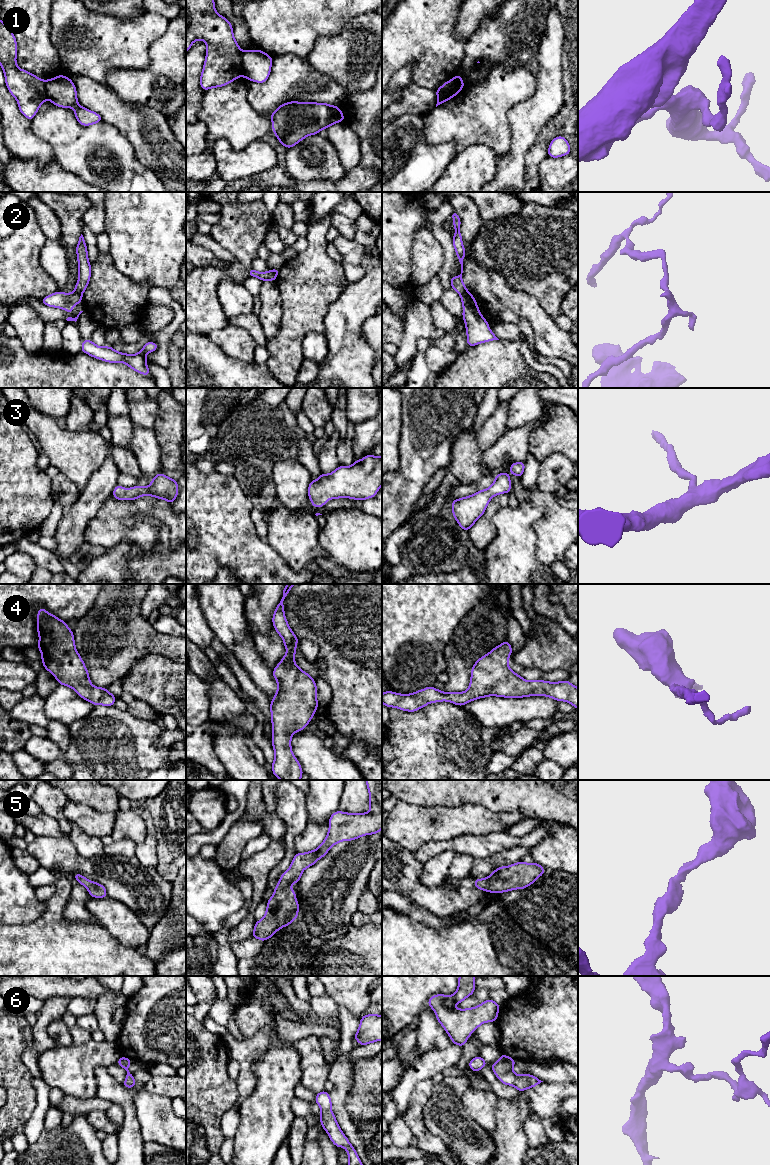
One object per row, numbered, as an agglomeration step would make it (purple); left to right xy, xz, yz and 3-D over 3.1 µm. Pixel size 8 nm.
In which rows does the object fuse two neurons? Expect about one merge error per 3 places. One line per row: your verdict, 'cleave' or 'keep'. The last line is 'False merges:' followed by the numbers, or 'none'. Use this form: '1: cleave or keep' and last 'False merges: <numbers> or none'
1: cleave
2: cleave
3: keep
4: keep
5: keep
6: cleave
False merges: 1, 2, 6

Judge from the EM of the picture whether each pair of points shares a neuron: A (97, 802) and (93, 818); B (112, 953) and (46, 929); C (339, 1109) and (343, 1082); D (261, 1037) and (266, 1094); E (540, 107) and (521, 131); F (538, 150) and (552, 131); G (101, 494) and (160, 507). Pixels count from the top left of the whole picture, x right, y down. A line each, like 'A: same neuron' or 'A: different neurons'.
A: different neurons
B: same neuron
C: same neuron
D: different neurons
E: same neuron
F: same neuron
G: different neurons

